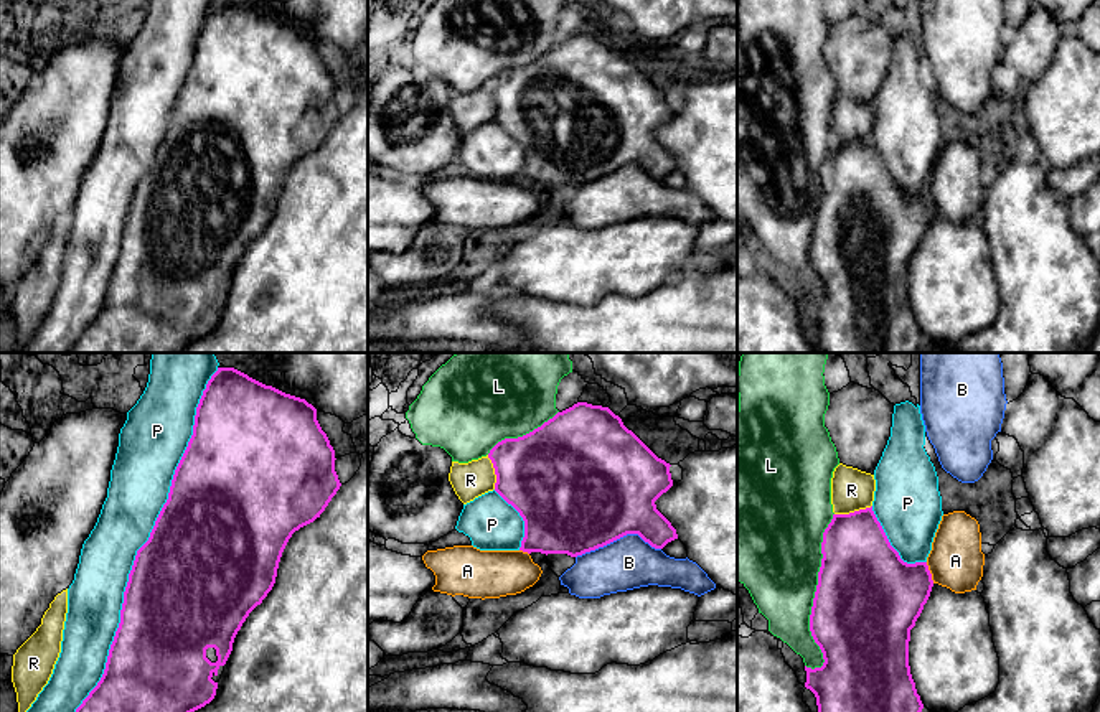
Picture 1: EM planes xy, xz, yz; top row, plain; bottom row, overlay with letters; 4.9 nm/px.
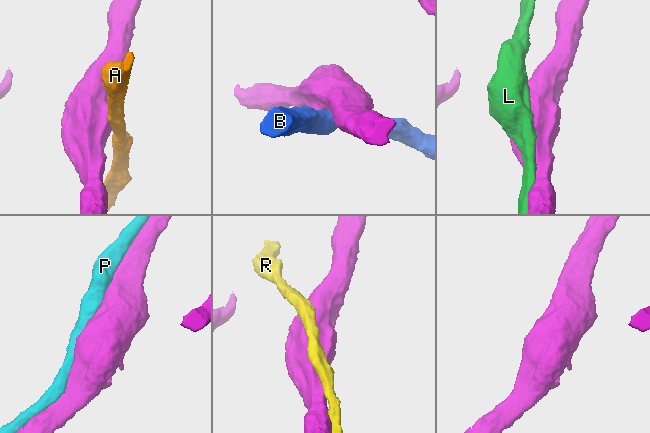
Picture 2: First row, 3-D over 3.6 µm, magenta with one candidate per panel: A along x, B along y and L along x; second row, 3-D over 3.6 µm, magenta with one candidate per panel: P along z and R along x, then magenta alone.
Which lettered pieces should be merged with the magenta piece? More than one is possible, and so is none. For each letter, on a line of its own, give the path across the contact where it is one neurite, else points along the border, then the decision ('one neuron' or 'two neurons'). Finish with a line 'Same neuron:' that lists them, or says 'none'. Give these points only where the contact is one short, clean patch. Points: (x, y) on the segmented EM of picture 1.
A: border yz (926, 562), (934, 582); two neurons
B: two neurons
L: two neurons
P: one neuron
R: two neurons
Same neuron: P

